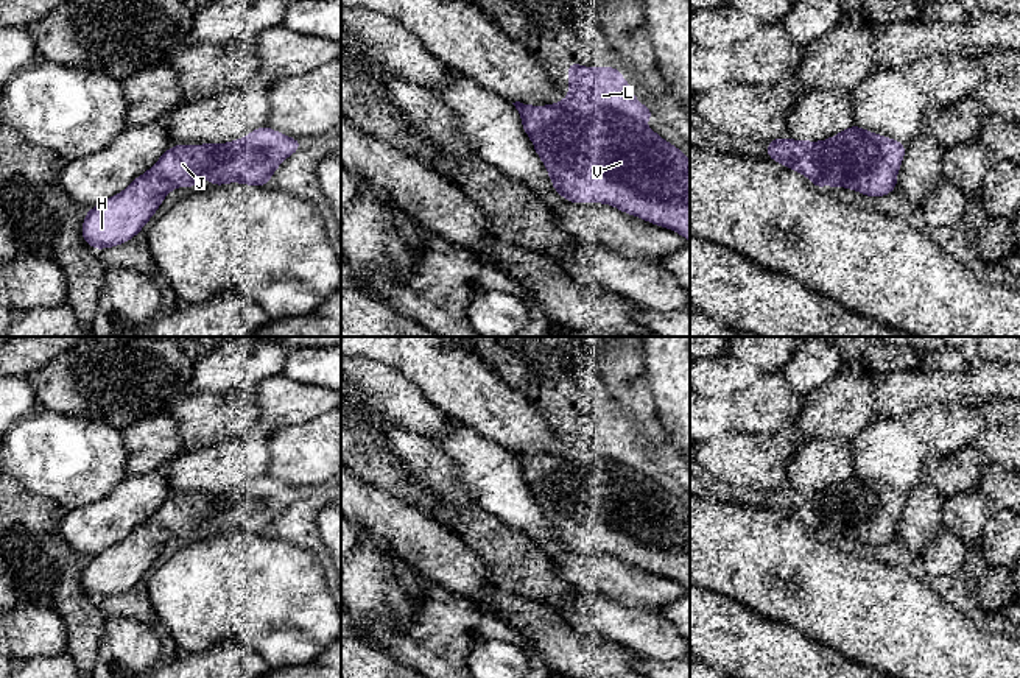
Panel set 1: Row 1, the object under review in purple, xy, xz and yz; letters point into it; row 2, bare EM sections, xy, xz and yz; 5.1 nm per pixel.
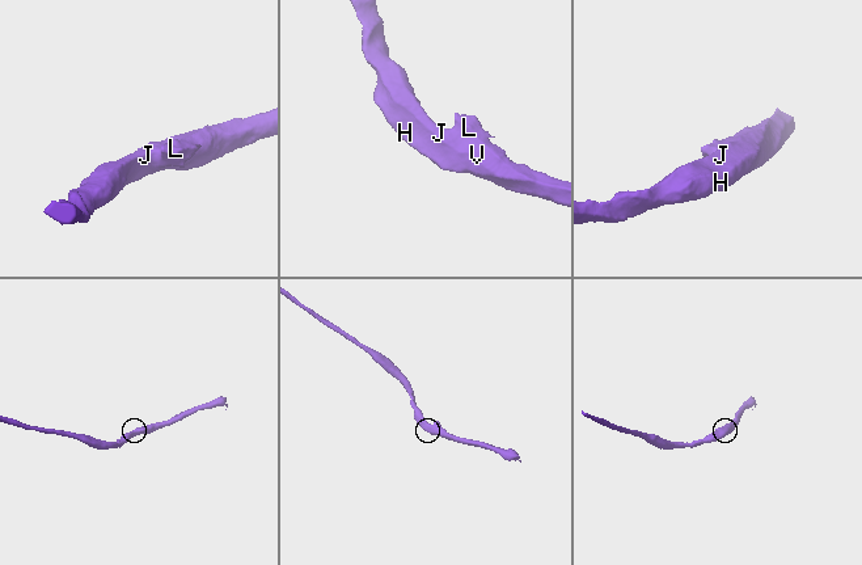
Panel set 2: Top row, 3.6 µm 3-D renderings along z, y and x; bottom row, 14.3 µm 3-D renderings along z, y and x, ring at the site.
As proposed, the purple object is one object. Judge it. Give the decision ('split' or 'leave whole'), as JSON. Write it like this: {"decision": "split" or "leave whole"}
{"decision": "leave whole"}

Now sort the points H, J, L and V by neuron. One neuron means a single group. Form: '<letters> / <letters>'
H J L V

